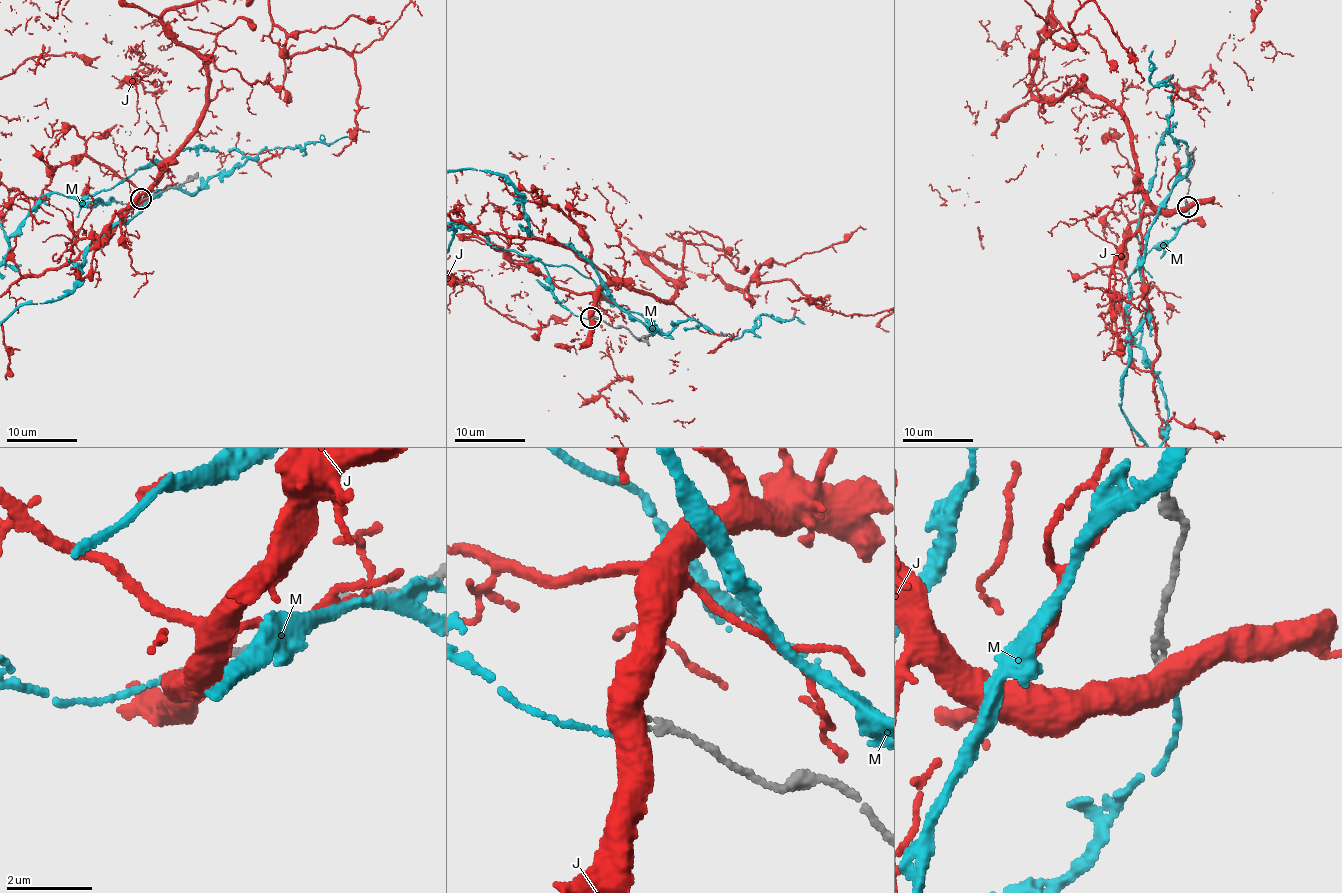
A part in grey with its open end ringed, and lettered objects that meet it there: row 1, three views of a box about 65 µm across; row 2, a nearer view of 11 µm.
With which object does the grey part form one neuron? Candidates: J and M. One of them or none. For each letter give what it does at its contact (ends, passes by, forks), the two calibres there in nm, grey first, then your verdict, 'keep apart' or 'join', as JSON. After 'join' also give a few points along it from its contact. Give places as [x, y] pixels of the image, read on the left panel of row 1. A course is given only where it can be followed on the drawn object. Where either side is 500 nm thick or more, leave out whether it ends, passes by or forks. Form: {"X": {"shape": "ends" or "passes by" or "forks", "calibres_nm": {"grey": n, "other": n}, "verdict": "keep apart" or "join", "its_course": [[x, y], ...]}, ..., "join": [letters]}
{"J": {"calibres_nm": {"grey": 160, "other": 550}, "verdict": "keep apart"}, "M": {"shape": "ends", "calibres_nm": {"grey": 140, "other": 110}, "verdict": "join"}, "join": ["M"]}

